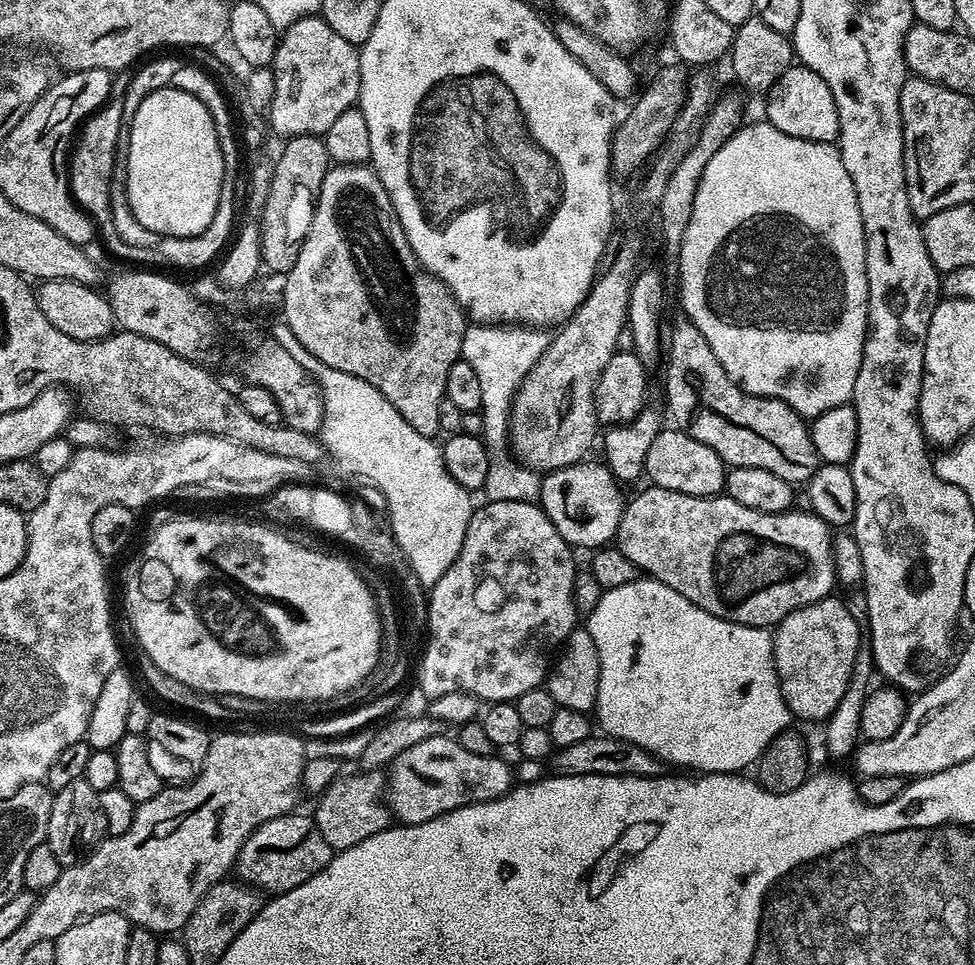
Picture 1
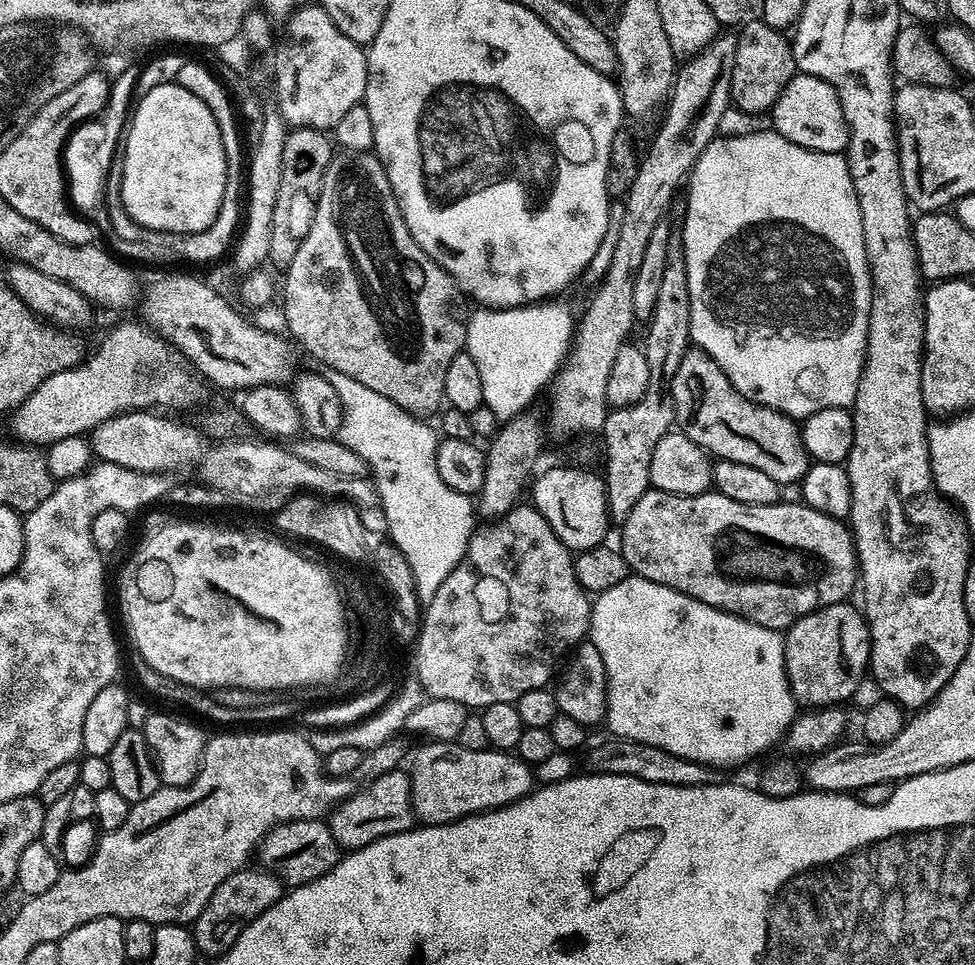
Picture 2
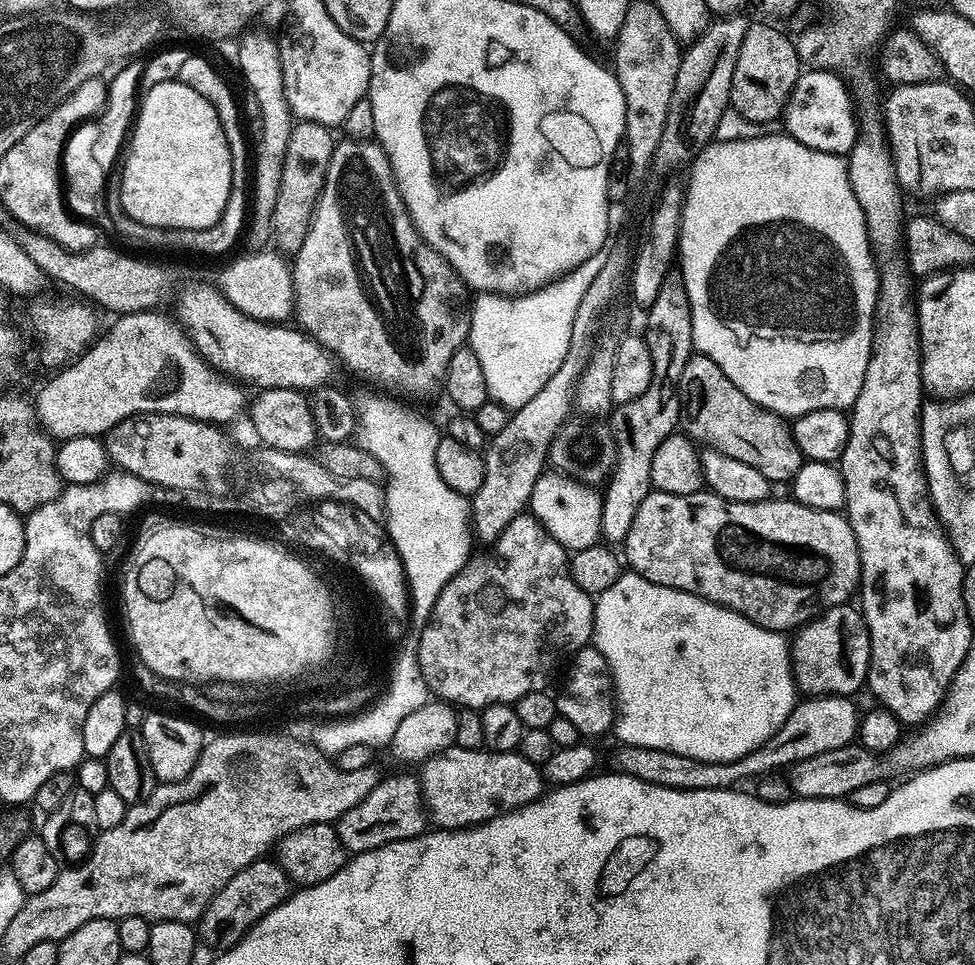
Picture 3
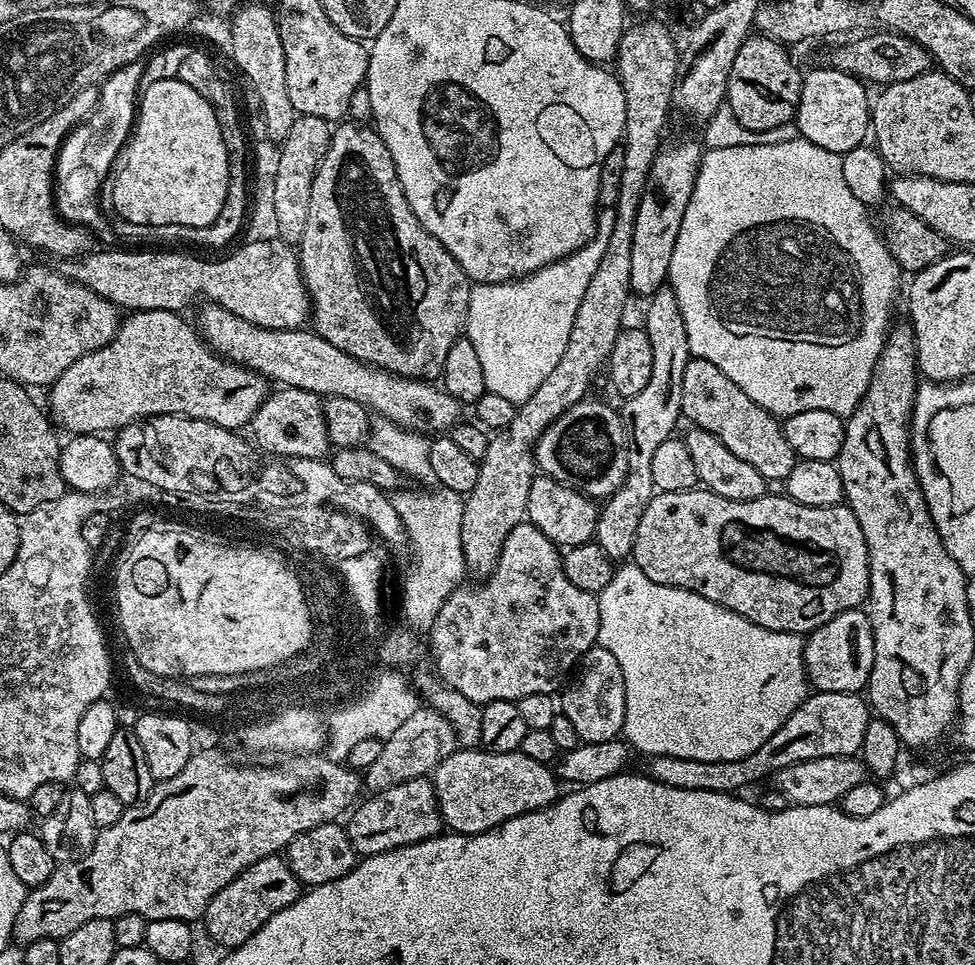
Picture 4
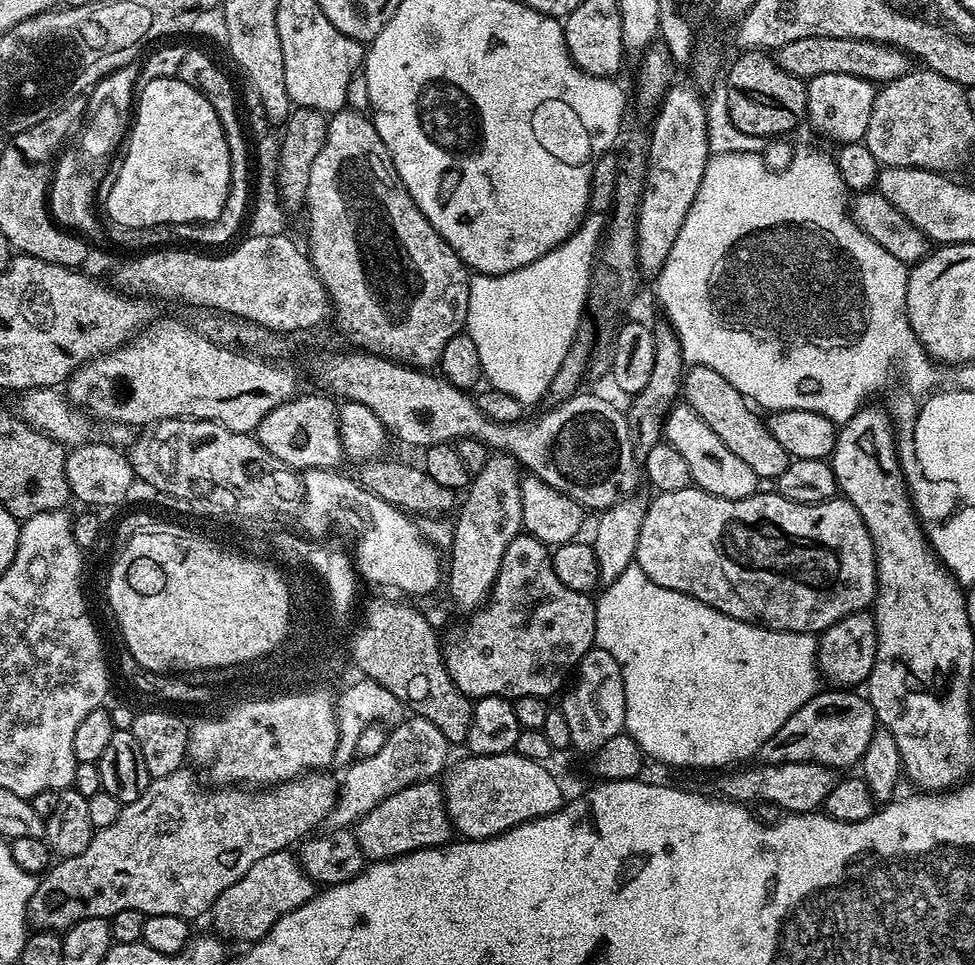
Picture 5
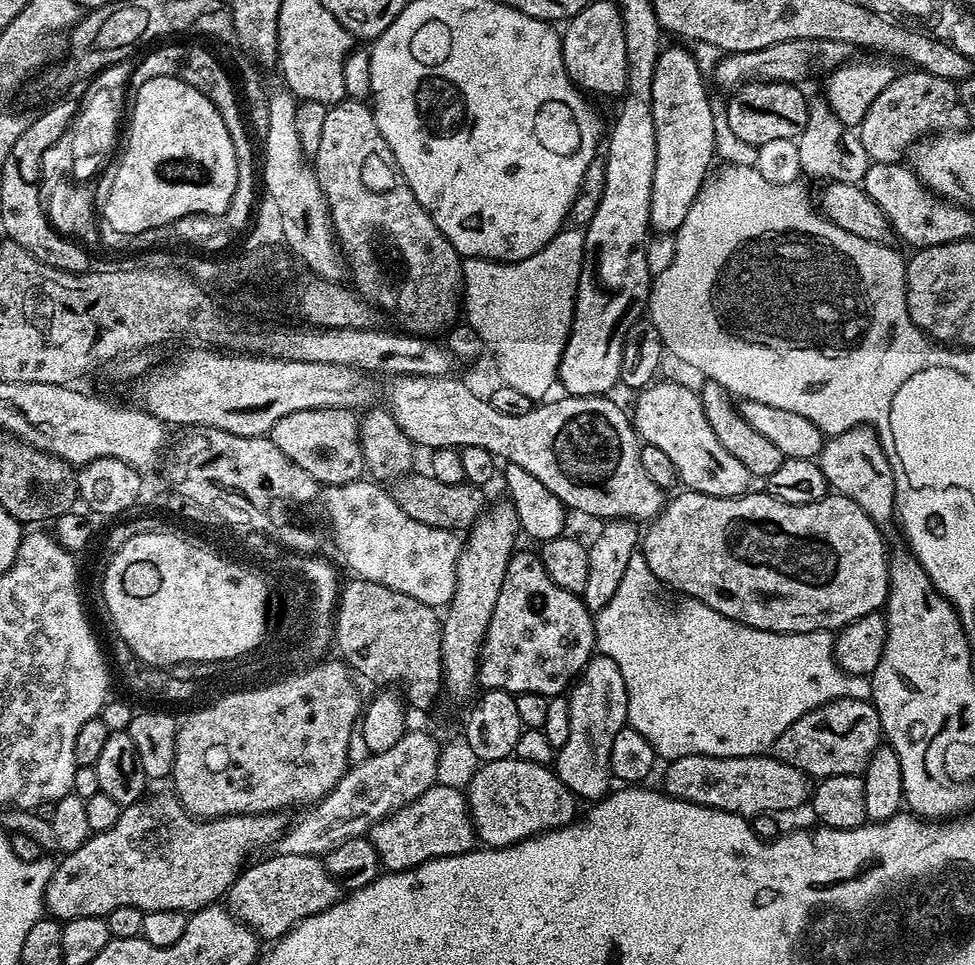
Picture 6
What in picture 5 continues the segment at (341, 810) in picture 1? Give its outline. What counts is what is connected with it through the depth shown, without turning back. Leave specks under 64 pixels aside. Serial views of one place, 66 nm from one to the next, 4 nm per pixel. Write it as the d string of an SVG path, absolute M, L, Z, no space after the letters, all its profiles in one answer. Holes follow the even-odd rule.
M435 779L423 780L398 794L390 794L370 814L356 821L354 831L358 846L362 846L369 861L392 860L396 856L405 856L419 848L439 848L451 841L454 825L448 817L448 807L444 801L444 789Z

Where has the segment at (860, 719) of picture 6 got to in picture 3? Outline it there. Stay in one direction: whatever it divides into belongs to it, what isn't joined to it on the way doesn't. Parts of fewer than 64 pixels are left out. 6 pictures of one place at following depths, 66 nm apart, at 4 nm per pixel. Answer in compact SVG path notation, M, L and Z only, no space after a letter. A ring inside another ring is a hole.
M814 696L801 699L786 718L784 725L766 743L734 762L698 762L694 758L686 758L686 754L670 754L670 750L654 750L650 746L617 743L616 749L608 756L607 767L622 776L678 790L736 788L739 780L744 780L747 776L761 778L799 764L806 758L814 758L814 754L826 754L826 750L838 750L853 743L858 736L858 711L856 712L852 703L846 696Z

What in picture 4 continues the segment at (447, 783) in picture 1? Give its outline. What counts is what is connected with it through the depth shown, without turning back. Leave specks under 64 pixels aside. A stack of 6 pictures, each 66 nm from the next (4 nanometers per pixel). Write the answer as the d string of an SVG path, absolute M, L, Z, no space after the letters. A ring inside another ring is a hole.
M457 747L430 773L430 779L436 795L436 801L440 807L440 818L445 825L448 824L453 833L461 836L473 836L479 832L485 832L496 828L499 824L505 824L510 818L521 816L527 812L533 812L544 808L547 804L553 804L558 799L558 779L555 771L549 765L542 762L534 762L534 758L526 758L519 750L498 754L497 752L485 752L480 748Z

